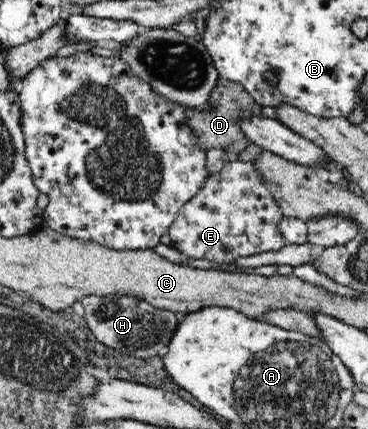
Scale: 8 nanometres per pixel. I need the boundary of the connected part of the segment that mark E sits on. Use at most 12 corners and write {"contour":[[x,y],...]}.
{"contour":[[255,162],[208,177],[168,229],[190,259],[280,251],[283,209]]}

